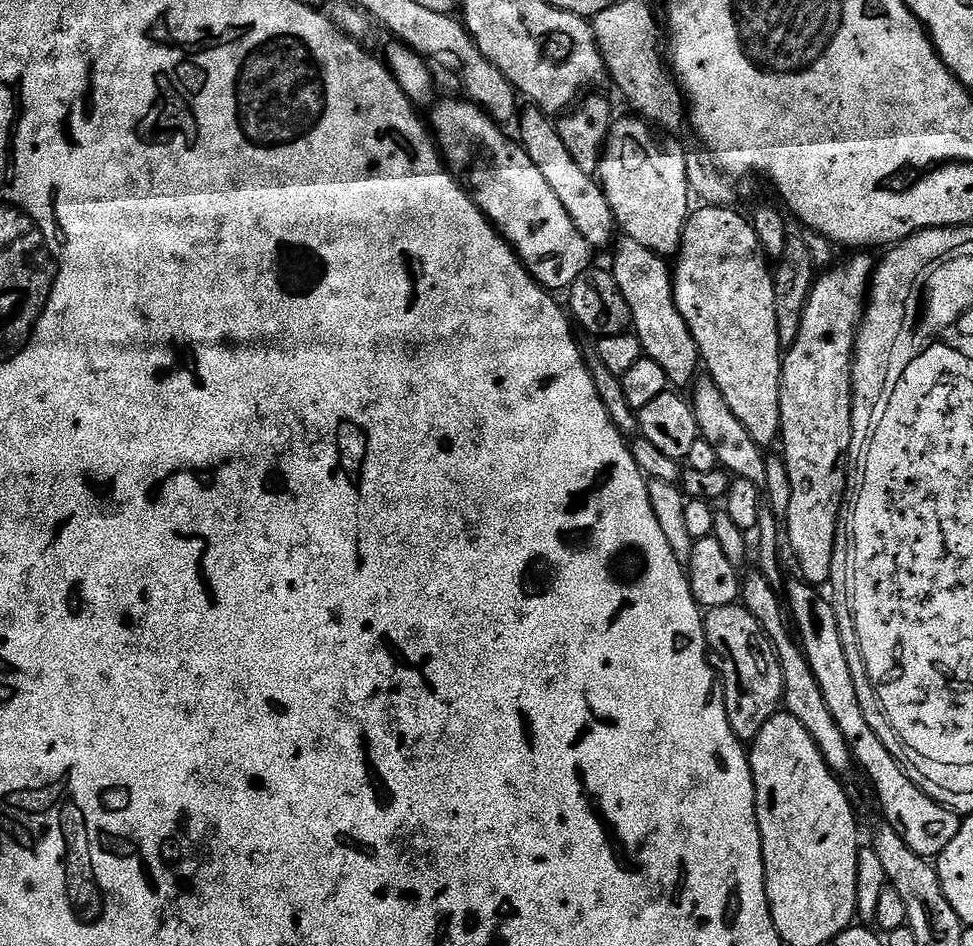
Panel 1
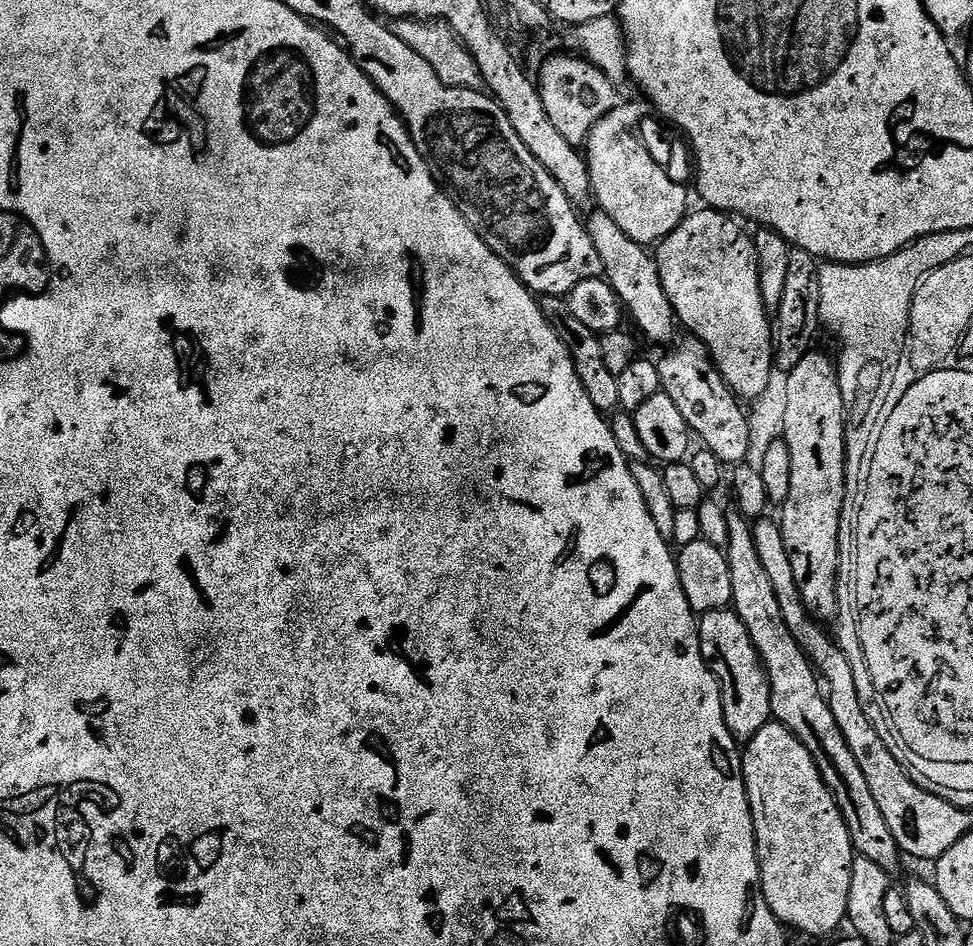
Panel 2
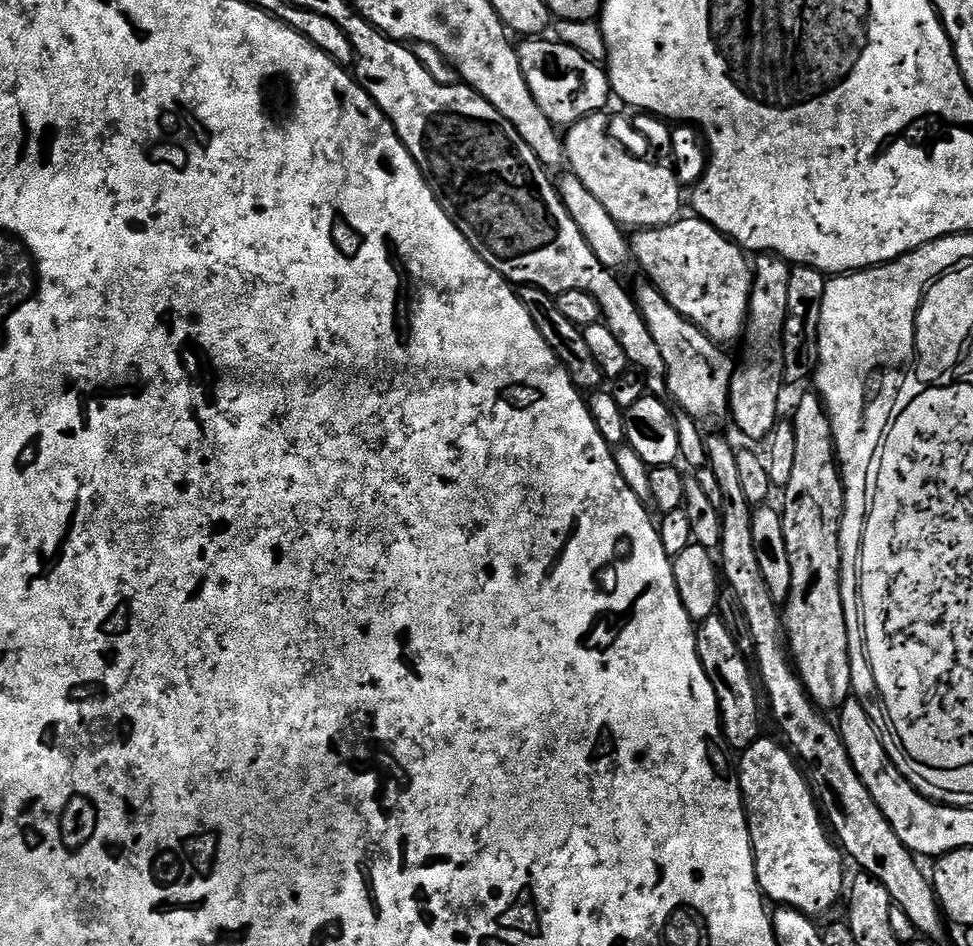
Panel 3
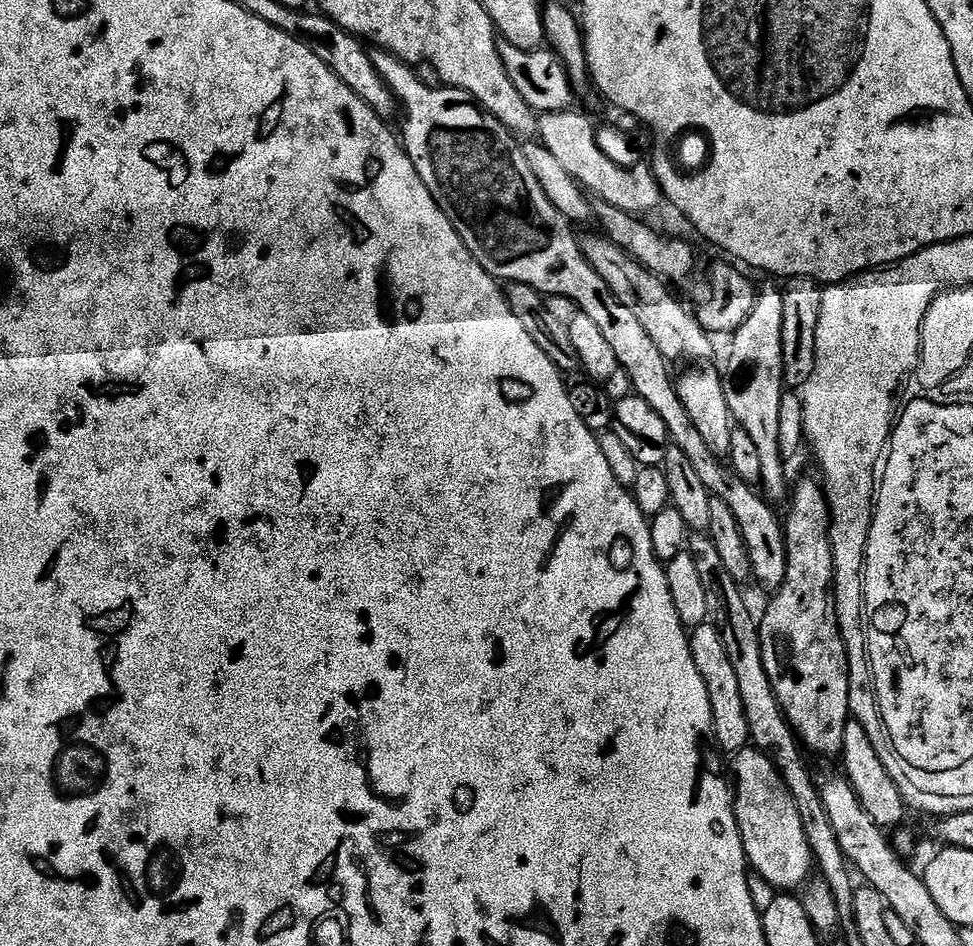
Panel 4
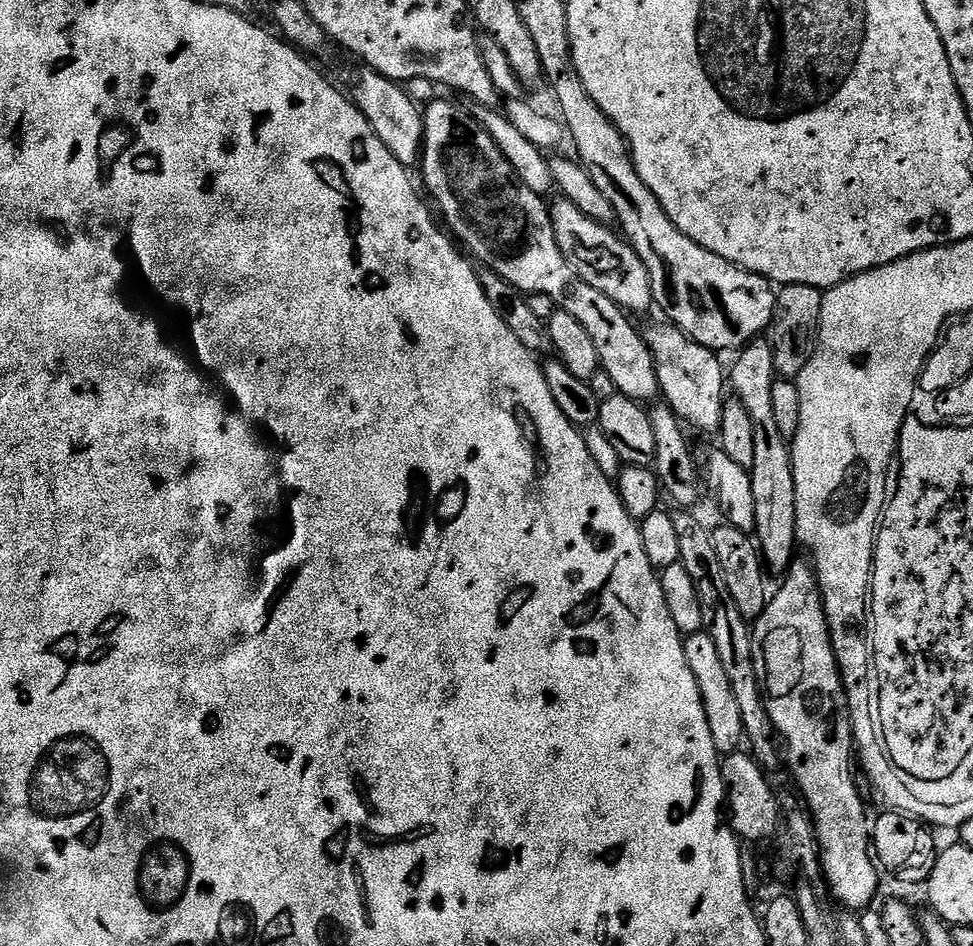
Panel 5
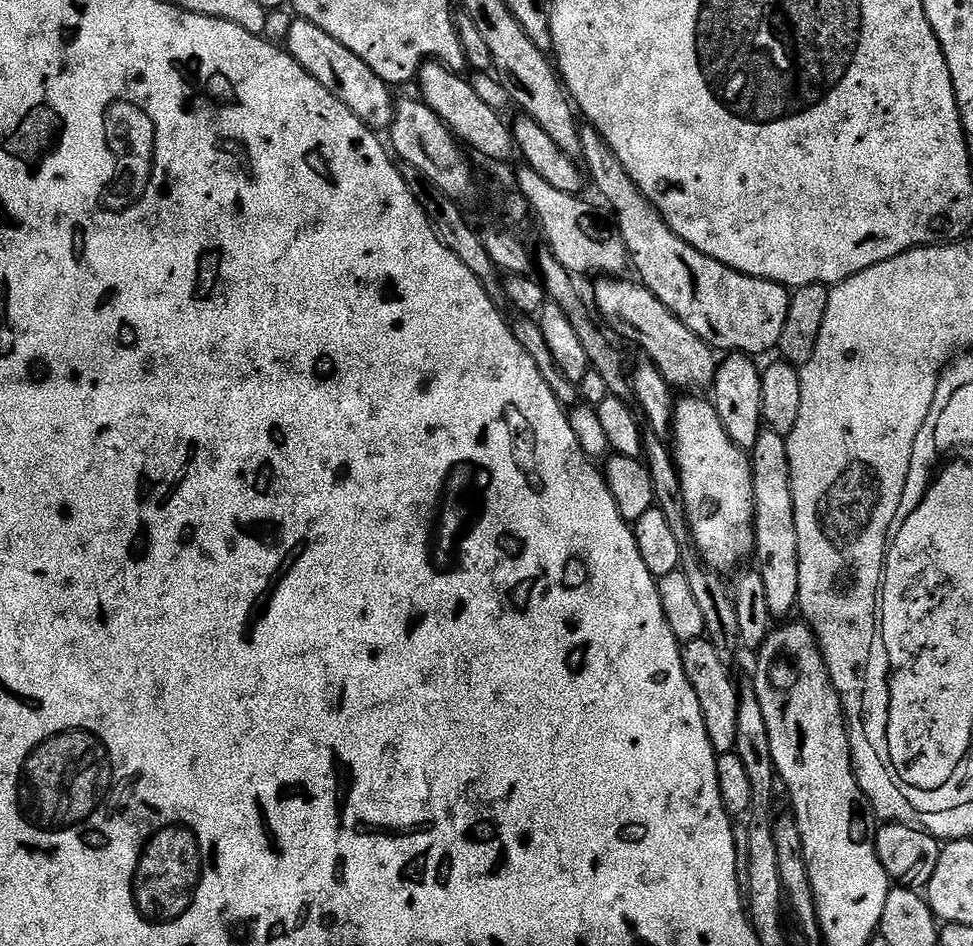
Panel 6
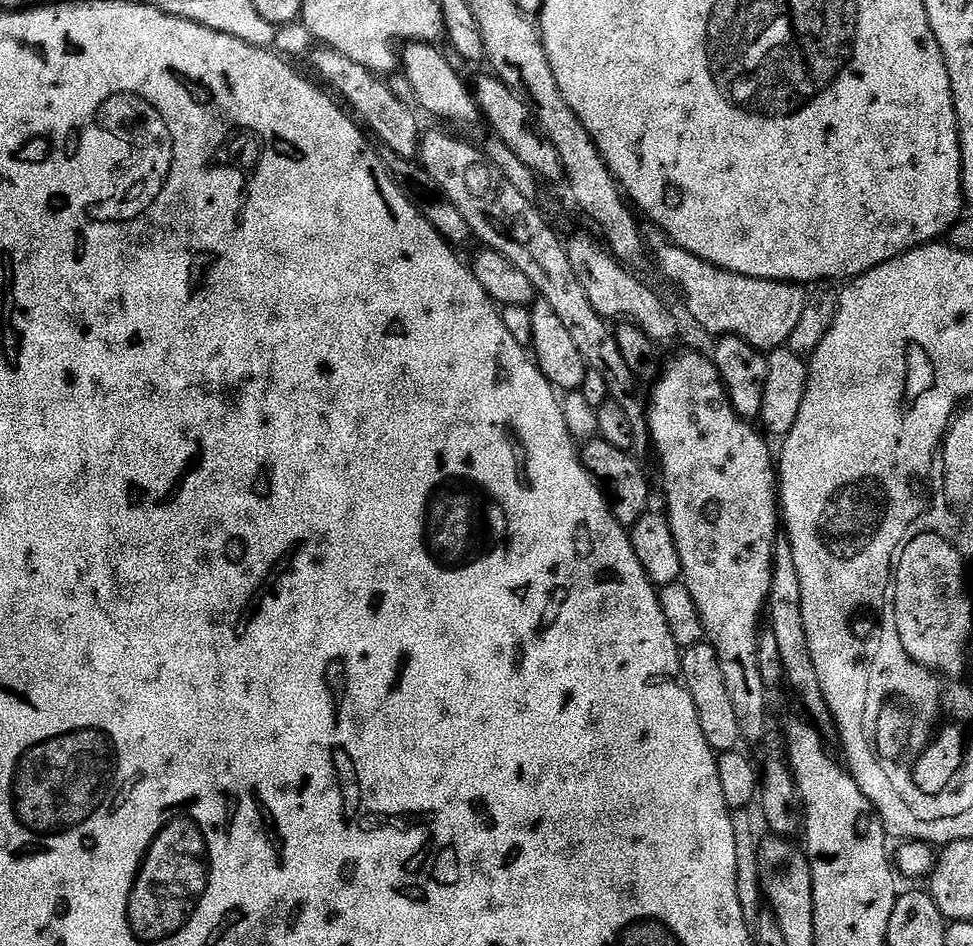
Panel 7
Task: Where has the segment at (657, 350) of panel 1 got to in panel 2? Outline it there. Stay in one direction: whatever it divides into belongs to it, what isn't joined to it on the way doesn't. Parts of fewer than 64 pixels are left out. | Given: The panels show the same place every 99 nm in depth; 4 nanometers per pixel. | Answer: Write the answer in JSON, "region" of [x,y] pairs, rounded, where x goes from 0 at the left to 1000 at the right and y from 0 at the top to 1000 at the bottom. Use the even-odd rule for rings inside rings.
{"region":[[[609,222],[604,233],[602,228],[602,240],[606,256],[610,256],[610,264],[615,264],[620,295],[625,297],[631,311],[635,311],[640,329],[645,334],[650,333],[651,340],[658,346],[658,351],[664,358],[682,364],[681,366],[690,365],[693,359],[691,350],[697,347],[697,339],[695,329],[689,323],[684,309],[680,307],[673,272],[663,259],[652,256],[647,247],[641,246],[631,236],[631,230],[627,230],[627,226]]]}

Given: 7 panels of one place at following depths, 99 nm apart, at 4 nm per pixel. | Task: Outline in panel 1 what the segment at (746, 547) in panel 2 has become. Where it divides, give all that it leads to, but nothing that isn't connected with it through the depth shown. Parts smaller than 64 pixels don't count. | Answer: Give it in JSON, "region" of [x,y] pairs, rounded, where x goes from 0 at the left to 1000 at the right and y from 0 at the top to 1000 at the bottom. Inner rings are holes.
{"region":[[[773,603],[770,609],[764,610],[761,619],[761,634],[765,643],[779,653],[783,666],[789,671],[789,678],[793,680],[793,686],[802,697],[804,704],[804,717],[806,718],[805,747],[828,767],[828,776],[837,780],[849,810],[861,822],[867,822],[875,812],[878,812],[876,794],[865,780],[865,772],[861,772],[861,763],[857,763],[857,755],[849,747],[849,738],[845,738],[845,729],[841,725],[841,717],[837,717],[837,708],[832,708],[830,697],[826,695],[826,688],[822,685],[819,673],[808,654],[808,643],[804,637],[803,627],[779,603]]]}

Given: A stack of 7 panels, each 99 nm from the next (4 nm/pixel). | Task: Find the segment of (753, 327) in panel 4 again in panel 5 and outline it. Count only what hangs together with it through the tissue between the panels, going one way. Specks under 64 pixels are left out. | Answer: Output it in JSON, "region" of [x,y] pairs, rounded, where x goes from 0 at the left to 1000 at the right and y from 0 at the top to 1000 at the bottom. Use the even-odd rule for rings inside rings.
{"region":[[[778,357],[760,373],[756,386],[750,389],[750,410],[755,420],[760,422],[767,436],[771,438],[771,446],[775,455],[775,493],[771,496],[773,513],[775,514],[775,548],[777,549],[776,570],[779,572],[781,587],[784,595],[801,607],[809,606],[819,587],[820,572],[818,570],[818,523],[816,522],[816,497],[814,496],[814,476],[811,462],[800,455],[800,445],[795,442],[794,413],[799,402],[798,388],[793,365],[788,358]]]}

